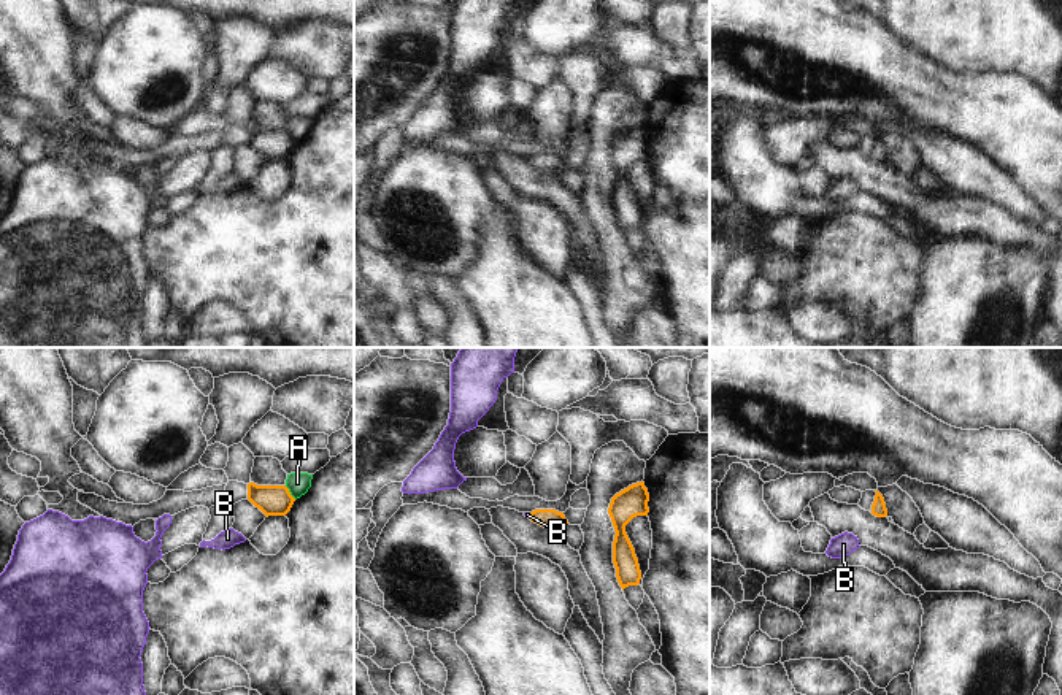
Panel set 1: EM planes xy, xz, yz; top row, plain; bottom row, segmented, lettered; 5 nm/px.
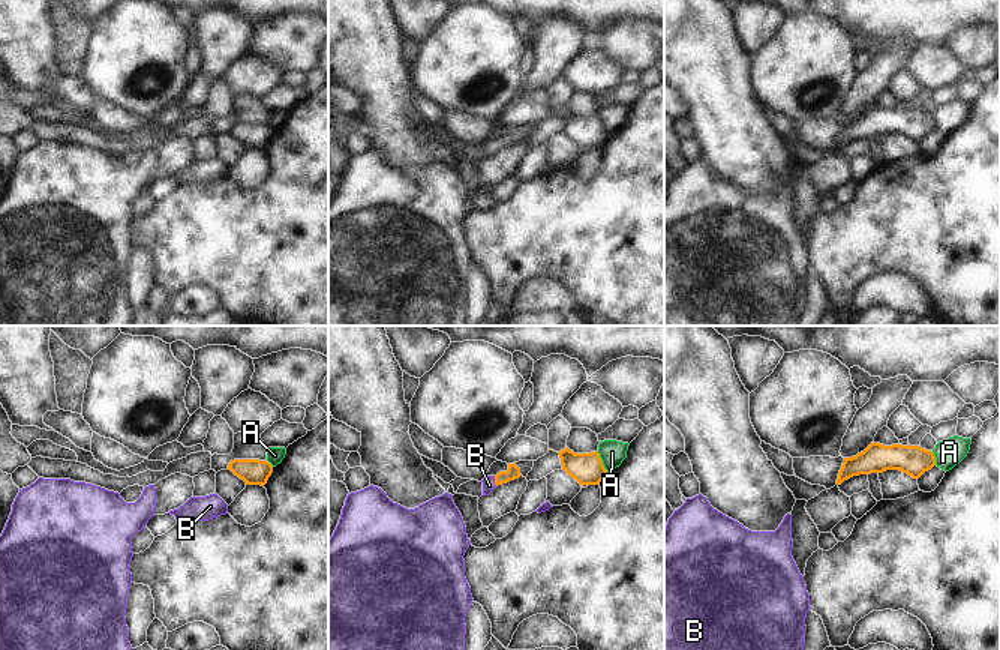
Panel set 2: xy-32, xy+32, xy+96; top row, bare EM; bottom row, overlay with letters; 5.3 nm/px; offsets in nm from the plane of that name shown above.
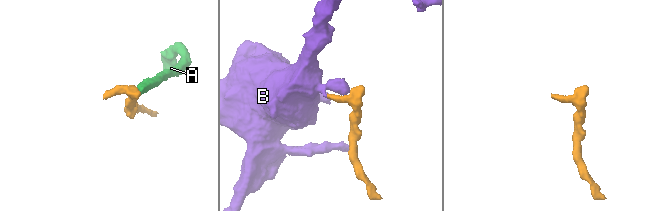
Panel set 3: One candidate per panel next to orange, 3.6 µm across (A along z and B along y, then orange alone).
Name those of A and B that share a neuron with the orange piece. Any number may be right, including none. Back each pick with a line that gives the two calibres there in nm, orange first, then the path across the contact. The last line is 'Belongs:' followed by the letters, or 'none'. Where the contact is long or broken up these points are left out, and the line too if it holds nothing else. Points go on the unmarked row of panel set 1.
B: 100/30 nm | across xz (546, 162), (530, 161), (527, 159)
Belongs: B

